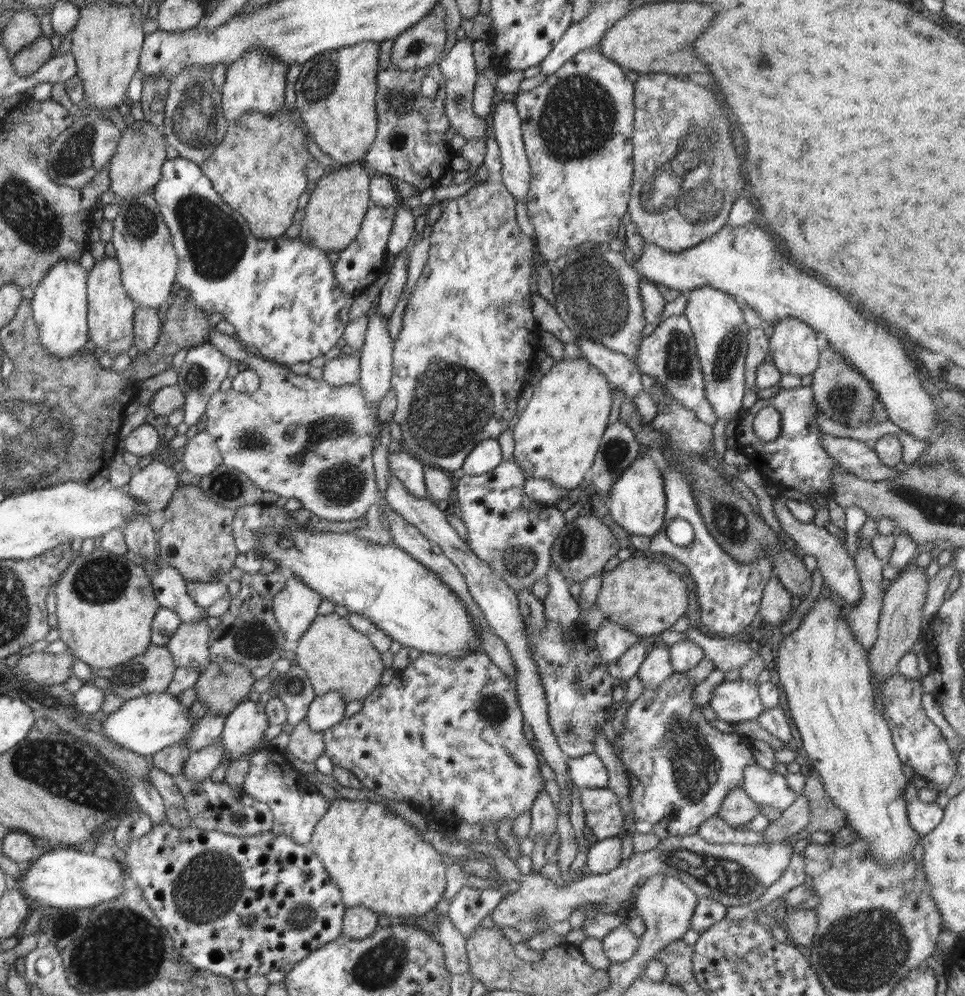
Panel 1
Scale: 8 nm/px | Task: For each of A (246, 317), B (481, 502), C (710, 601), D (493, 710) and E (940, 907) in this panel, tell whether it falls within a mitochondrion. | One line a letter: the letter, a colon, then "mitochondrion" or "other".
A: other
B: other
C: other
D: mitochondrion
E: other

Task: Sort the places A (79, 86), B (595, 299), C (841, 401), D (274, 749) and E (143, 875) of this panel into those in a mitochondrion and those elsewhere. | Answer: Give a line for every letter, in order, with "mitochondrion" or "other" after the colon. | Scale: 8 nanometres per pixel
A: other
B: mitochondrion
C: mitochondrion
D: other
E: other

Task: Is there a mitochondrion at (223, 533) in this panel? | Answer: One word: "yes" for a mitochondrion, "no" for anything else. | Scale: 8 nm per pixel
no

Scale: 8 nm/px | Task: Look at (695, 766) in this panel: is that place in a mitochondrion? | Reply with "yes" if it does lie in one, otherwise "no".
yes

